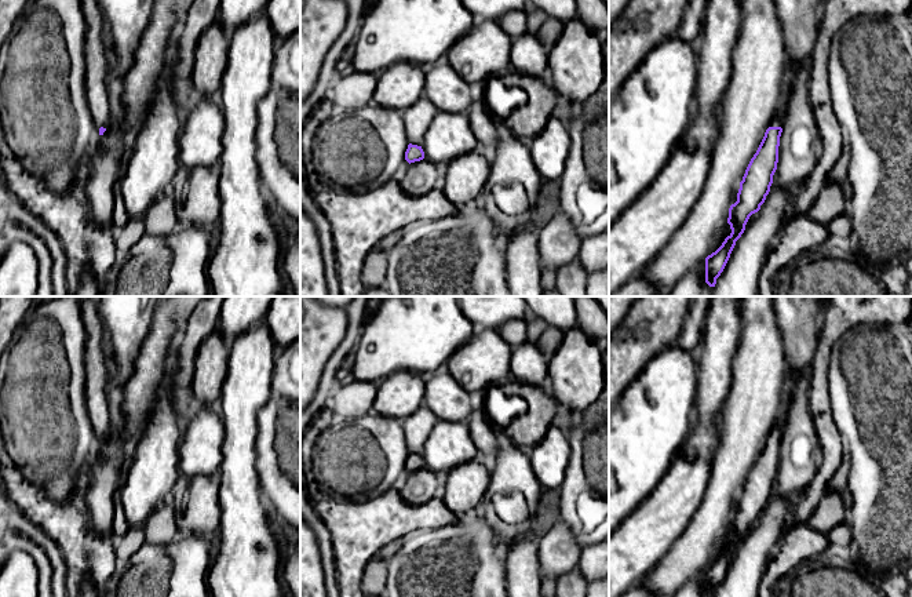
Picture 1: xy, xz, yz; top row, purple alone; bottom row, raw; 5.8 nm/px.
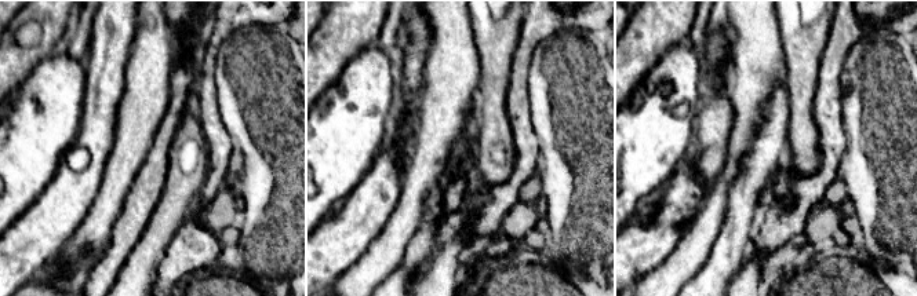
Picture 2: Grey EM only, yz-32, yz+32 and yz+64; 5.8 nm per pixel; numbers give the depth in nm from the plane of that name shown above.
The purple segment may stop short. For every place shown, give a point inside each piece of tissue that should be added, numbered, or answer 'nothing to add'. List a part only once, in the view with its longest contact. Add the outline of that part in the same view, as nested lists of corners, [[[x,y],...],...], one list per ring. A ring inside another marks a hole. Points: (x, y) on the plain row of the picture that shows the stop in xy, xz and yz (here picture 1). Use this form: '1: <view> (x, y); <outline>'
1: yz (777, 426); [[[783,408],[780,409],[778,416],[776,418],[771,430],[769,432],[769,436],[781,436],[783,434]]]

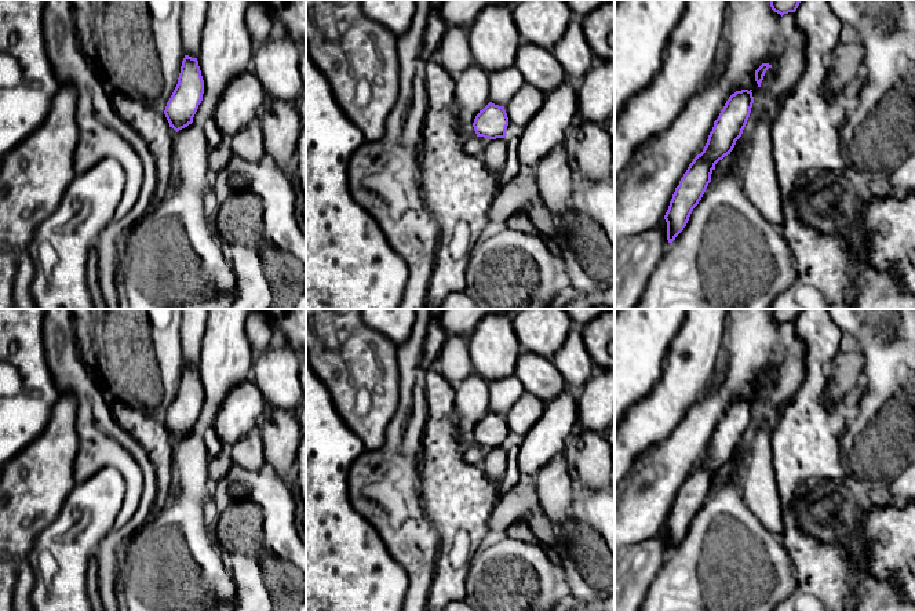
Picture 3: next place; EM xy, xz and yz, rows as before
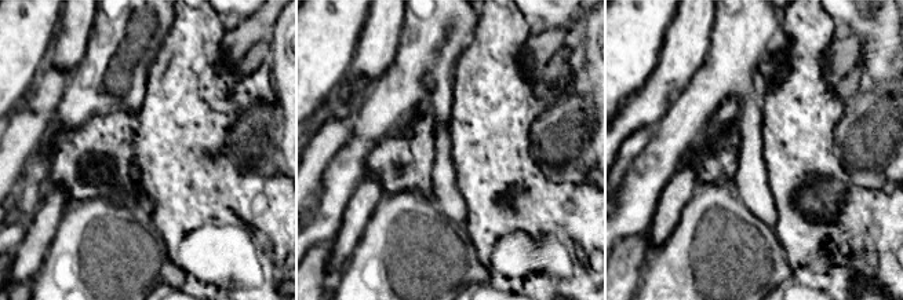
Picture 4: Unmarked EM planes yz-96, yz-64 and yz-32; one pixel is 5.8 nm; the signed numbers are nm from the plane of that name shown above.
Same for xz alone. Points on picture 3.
nothing to add

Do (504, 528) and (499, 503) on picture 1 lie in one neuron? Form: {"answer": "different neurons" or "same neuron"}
{"answer": "same neuron"}

